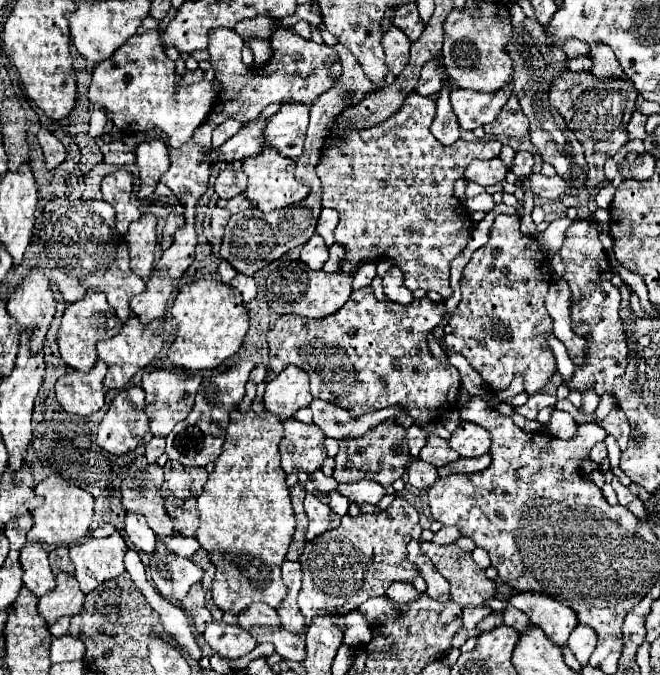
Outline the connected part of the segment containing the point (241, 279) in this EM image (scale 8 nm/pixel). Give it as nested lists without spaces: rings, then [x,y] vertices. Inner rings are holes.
[[[238,273],[238,275],[232,279],[230,285],[234,285],[234,289],[240,291],[244,303],[250,303],[250,301],[256,297],[256,281],[254,281],[254,277],[248,277],[248,275]]]

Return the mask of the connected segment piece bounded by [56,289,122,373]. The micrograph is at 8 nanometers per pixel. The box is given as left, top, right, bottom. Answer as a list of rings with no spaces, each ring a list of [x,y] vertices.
[[[94,289],[86,291],[84,299],[70,303],[62,315],[62,325],[60,325],[56,337],[58,337],[58,347],[60,347],[60,355],[62,355],[64,363],[72,369],[88,373],[98,359],[96,357],[96,343],[100,339],[118,335],[120,329],[122,329],[122,323],[116,317],[114,309],[108,305],[106,295],[100,291],[94,291]]]

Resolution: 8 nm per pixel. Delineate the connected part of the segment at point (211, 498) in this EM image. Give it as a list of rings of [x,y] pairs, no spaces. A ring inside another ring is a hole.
[[[232,411],[224,451],[216,459],[216,469],[210,473],[208,483],[198,495],[200,527],[196,531],[196,539],[200,547],[208,551],[210,561],[216,567],[212,599],[222,611],[234,615],[242,615],[250,607],[250,603],[256,601],[268,603],[270,607],[278,609],[282,599],[288,595],[286,585],[280,577],[280,565],[286,561],[286,553],[294,537],[294,511],[290,505],[290,491],[284,483],[286,473],[280,467],[278,445],[282,435],[282,421],[268,411],[262,415],[254,415],[252,411],[248,411],[246,415],[240,411]]]

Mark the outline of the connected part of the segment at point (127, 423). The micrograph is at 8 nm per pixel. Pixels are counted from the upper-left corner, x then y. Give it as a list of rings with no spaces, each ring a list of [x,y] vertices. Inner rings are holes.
[[[130,387],[120,391],[110,403],[100,427],[96,443],[112,455],[124,455],[136,449],[150,431],[144,413],[144,389]]]

